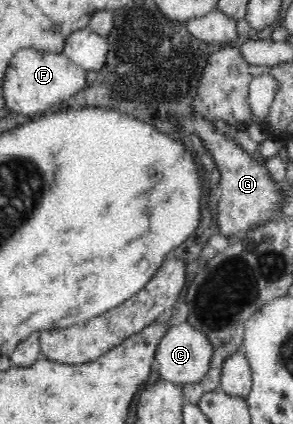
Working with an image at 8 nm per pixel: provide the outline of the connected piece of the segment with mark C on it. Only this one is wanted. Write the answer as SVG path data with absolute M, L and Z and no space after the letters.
M186 321L167 329L157 345L154 361L158 362L158 373L162 380L181 386L195 384L208 373L212 354L213 347L209 339Z

